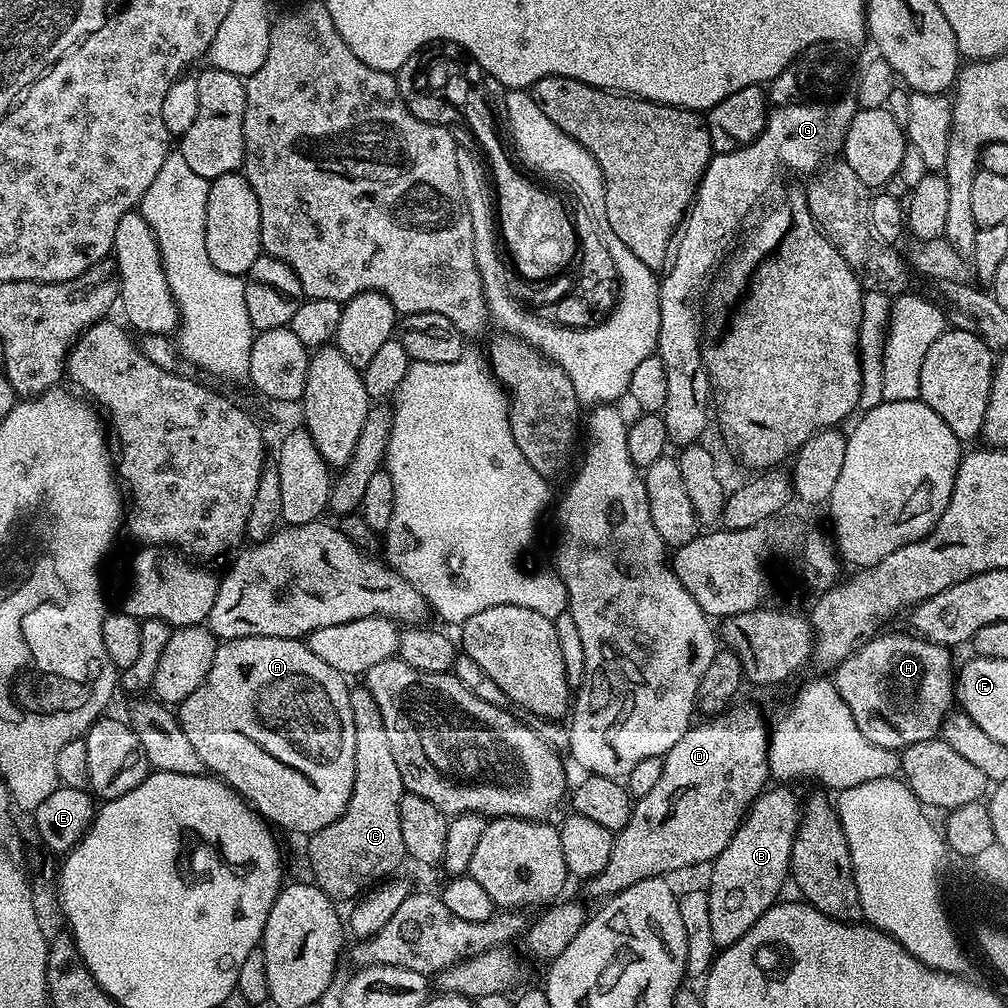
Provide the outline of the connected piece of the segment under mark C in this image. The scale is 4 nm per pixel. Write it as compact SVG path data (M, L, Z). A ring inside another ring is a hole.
M353 687L348 697L350 714L354 718L354 790L350 794L346 810L340 817L330 822L330 826L307 837L308 864L312 867L313 876L311 879L333 902L355 901L369 888L391 877L395 873L392 871L406 860L400 821L400 803L406 795L406 789L398 774L398 762L394 762L394 750L390 750L390 737L386 735L386 726L382 726L382 714L367 687Z

